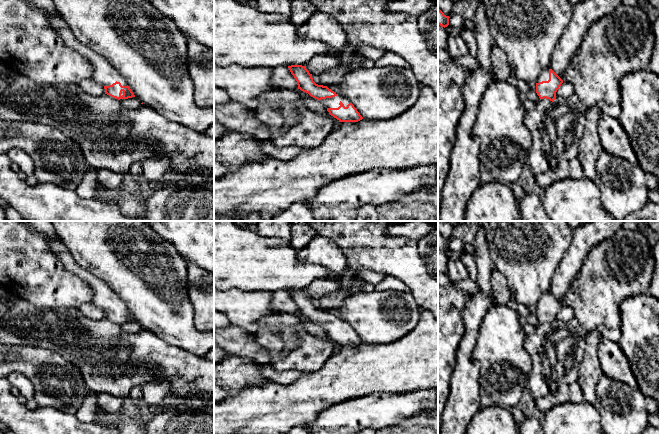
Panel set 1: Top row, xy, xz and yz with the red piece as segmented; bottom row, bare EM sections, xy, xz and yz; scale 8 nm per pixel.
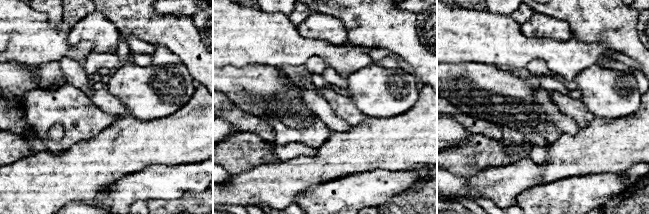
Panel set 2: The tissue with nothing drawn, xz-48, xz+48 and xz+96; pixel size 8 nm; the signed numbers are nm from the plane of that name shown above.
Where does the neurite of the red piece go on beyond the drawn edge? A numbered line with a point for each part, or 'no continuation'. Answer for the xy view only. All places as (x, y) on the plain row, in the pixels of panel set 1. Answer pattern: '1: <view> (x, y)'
1: xy (104, 297)

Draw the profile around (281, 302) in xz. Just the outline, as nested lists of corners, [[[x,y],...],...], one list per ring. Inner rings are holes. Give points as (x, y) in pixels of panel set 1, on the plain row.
[[[287,290],[272,292],[271,307],[276,313],[297,313],[297,305]]]

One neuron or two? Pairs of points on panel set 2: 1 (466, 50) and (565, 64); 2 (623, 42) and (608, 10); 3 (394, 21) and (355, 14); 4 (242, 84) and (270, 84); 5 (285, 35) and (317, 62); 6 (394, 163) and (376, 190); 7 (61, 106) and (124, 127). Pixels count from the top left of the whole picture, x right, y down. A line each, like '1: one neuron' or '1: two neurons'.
1: one neuron
2: one neuron
3: one neuron
4: one neuron
5: two neurons
6: two neurons
7: two neurons

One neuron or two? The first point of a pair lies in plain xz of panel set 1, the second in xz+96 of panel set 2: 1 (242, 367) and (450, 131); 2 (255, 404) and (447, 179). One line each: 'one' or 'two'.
1: two
2: two

